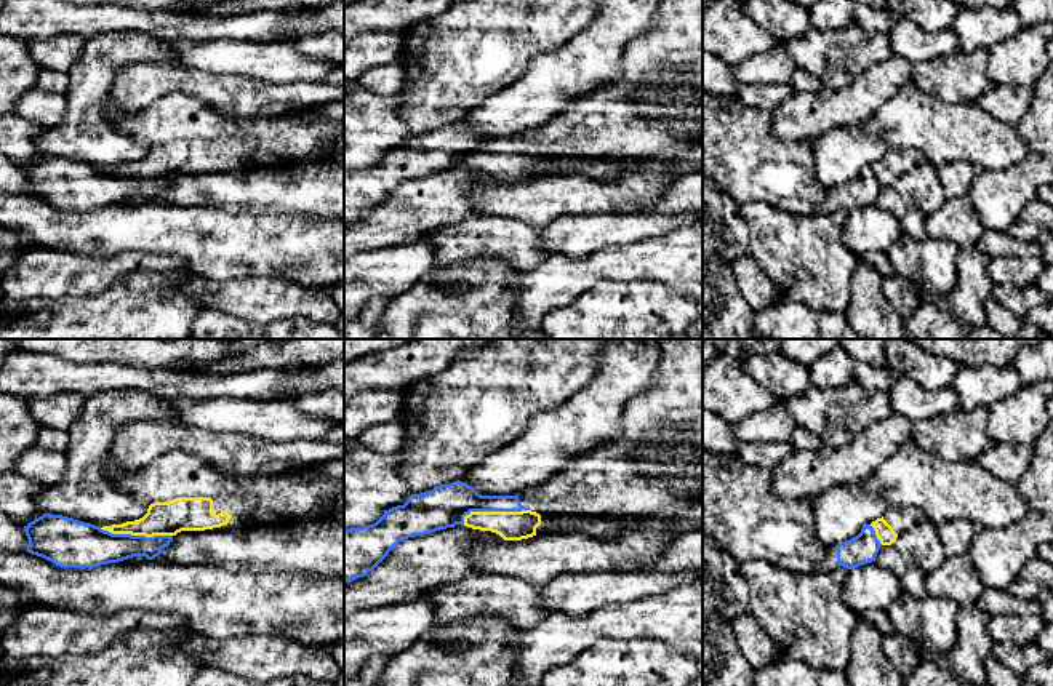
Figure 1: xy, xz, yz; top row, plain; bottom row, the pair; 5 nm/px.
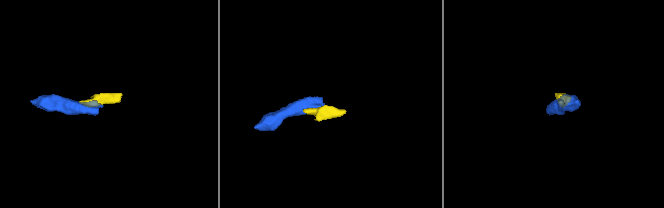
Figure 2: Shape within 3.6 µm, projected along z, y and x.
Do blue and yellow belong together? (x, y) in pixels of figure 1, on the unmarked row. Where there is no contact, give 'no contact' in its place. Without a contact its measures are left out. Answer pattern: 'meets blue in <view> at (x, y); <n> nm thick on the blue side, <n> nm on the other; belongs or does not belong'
meets blue in xy at (136, 178); 220 nm thick on the blue side, 180 nm on the other; does not belong

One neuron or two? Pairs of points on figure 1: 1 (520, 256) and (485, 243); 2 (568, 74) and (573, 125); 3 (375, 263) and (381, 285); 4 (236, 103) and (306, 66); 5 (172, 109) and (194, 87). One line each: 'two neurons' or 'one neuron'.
1: one neuron
2: two neurons
3: one neuron
4: two neurons
5: two neurons

